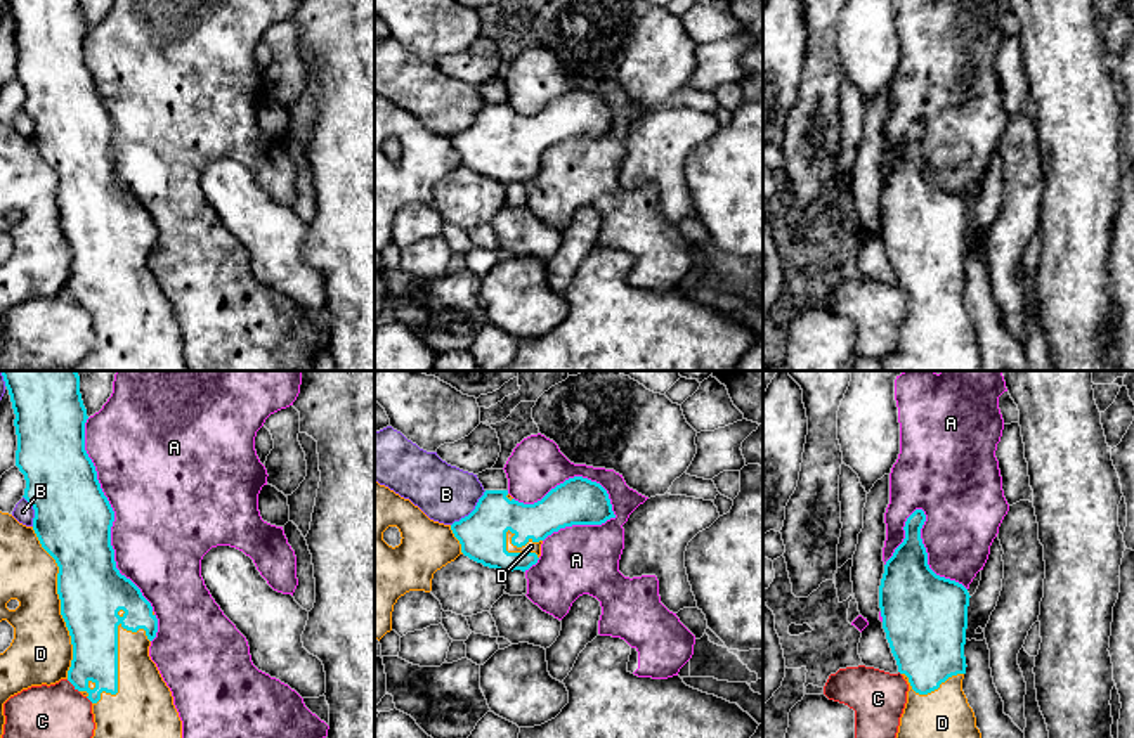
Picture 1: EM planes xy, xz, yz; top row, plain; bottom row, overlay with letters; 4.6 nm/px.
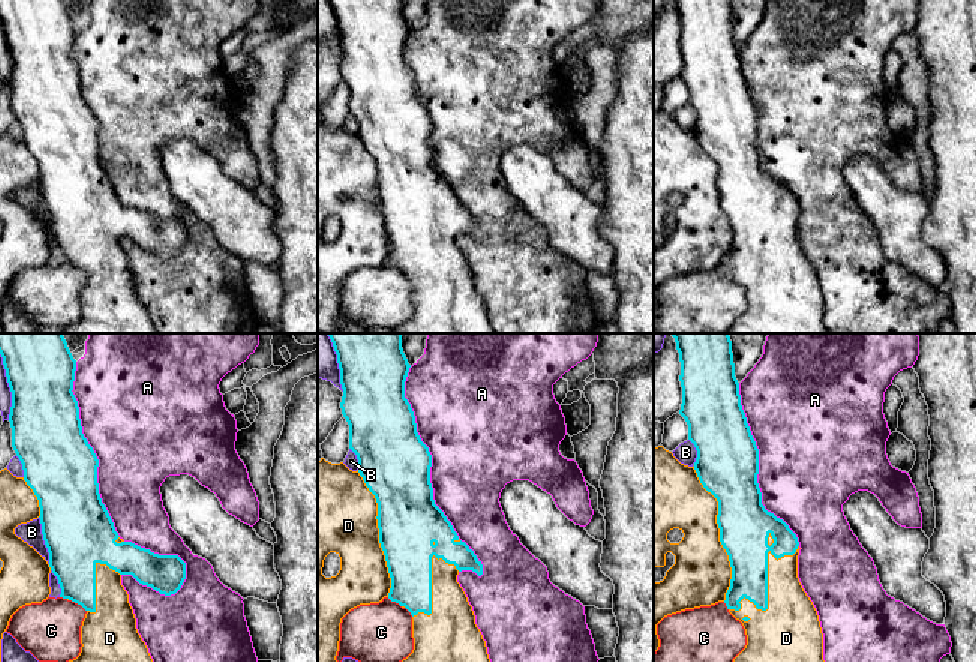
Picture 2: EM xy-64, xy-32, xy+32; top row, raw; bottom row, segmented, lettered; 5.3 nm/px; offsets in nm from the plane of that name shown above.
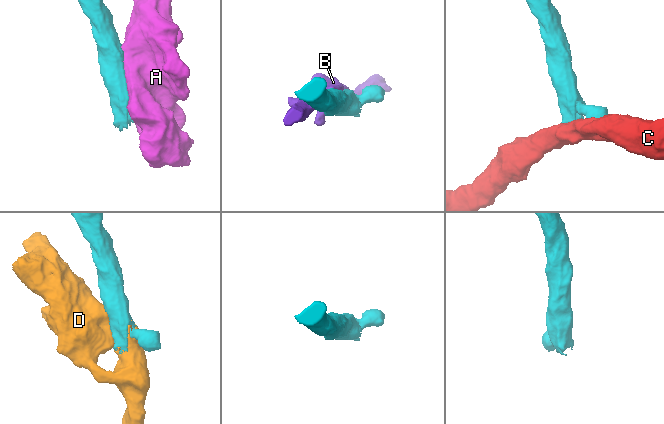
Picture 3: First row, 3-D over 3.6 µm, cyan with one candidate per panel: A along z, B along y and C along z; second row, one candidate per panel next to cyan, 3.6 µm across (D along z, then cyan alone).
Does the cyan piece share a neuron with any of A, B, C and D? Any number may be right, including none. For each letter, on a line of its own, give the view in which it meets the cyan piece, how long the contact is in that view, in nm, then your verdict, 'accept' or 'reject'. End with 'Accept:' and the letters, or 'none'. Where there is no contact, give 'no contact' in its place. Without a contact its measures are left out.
A: xy | 950 nm | reject
B: xz | 240 nm | reject
C: xy | 90 nm | reject
D: xy | 700 nm | accept
Accept: D

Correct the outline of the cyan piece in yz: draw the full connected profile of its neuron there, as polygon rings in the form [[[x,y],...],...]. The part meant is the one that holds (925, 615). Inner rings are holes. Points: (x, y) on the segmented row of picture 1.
[[[916,509],[907,518],[905,539],[886,561],[879,586],[883,629],[898,672],[909,684],[896,738],[981,738],[974,712],[962,691],[971,596],[962,584],[940,577],[929,568],[921,539],[924,521],[922,509]]]

